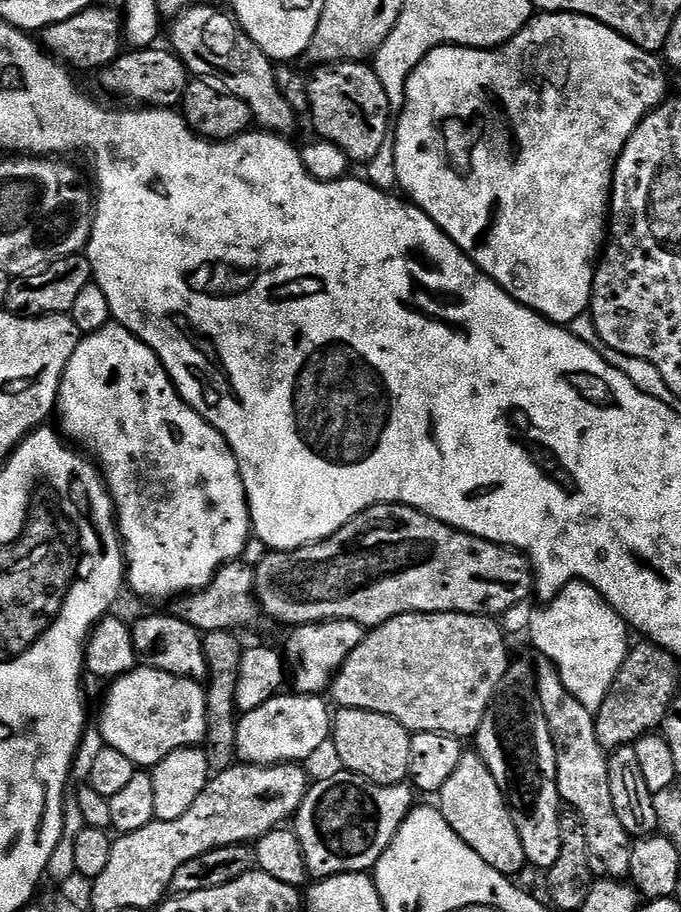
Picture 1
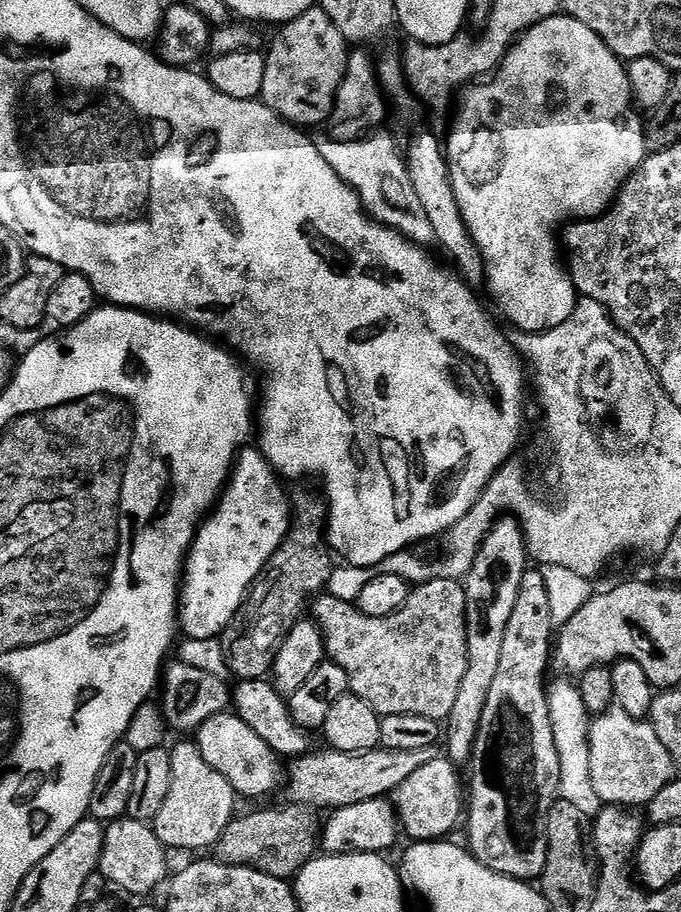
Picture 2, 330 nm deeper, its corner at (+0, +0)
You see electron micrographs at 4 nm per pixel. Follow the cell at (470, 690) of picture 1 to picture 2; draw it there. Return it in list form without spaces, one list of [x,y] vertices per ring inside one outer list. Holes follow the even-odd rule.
[[[459,580],[428,581],[425,584],[415,585],[409,591],[408,601],[402,606],[400,612],[390,614],[386,618],[370,618],[356,609],[355,603],[348,603],[341,598],[329,594],[321,594],[311,601],[310,616],[320,628],[324,639],[324,651],[331,663],[342,666],[346,670],[346,678],[351,695],[362,698],[362,702],[370,702],[380,717],[394,714],[418,714],[422,718],[430,718],[441,722],[447,721],[450,710],[454,710],[454,702],[458,698],[458,690],[462,686],[462,677],[466,675],[466,590]]]

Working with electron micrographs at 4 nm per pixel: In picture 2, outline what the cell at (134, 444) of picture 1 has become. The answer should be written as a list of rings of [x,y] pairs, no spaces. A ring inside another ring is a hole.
[[[245,446],[236,453],[232,474],[220,493],[220,499],[211,509],[210,515],[196,530],[192,549],[184,562],[184,574],[178,597],[178,628],[187,638],[215,640],[223,637],[226,626],[238,614],[250,595],[250,589],[260,577],[260,571],[270,562],[270,558],[282,546],[292,523],[290,496],[281,477],[270,466],[270,462],[256,446]]]

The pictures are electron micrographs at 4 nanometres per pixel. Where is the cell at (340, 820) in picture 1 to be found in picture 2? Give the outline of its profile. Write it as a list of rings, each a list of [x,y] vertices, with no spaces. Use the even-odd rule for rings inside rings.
[[[437,758],[434,762],[426,762],[422,770],[414,770],[414,774],[398,786],[394,793],[394,807],[403,835],[409,836],[409,841],[443,840],[458,828],[466,808],[466,792],[460,789],[456,772],[457,765],[451,760]]]

